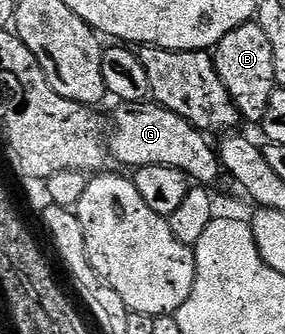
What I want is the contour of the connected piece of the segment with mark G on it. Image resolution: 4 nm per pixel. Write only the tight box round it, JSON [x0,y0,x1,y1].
[108,103,220,187]

